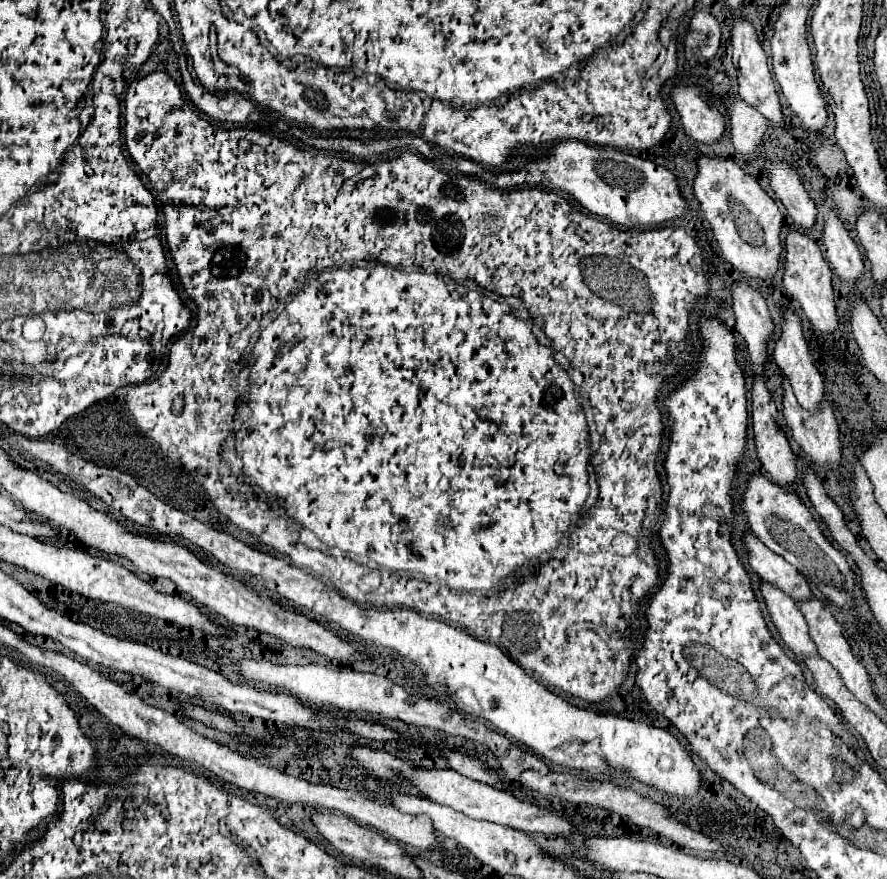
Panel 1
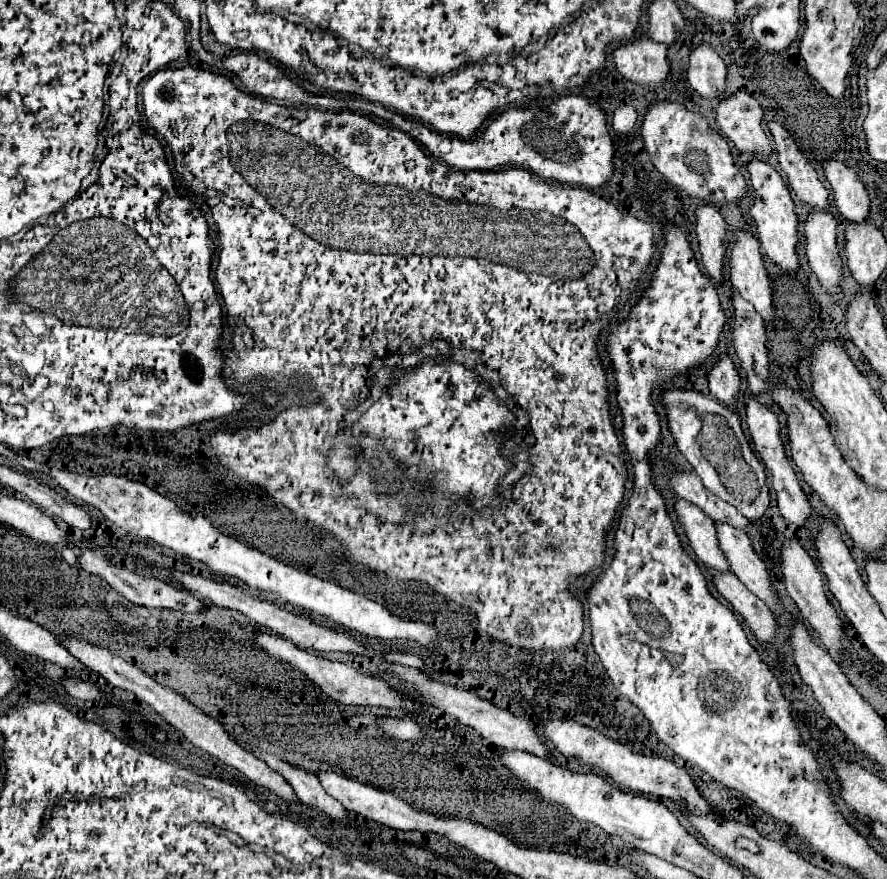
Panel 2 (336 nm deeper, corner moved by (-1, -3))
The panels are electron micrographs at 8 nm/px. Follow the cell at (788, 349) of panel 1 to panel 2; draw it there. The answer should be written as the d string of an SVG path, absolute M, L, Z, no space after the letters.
M734 230L734 242L728 254L728 262L732 286L744 300L752 302L752 306L764 320L772 320L772 284L762 262L758 238L746 230Z

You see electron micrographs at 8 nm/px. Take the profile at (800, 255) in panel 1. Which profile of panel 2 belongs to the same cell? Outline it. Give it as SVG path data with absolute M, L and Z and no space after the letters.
M752 160L748 164L750 172L750 192L752 192L752 204L750 204L750 214L756 222L756 232L762 244L762 250L786 272L792 272L798 268L798 254L796 254L796 244L798 244L798 218L794 212L794 202L790 198L790 192L780 178L780 174L764 160Z

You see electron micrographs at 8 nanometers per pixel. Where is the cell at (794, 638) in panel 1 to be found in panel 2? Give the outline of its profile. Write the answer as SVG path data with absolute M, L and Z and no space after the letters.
M674 498L674 512L678 516L680 526L688 536L688 544L694 554L708 566L716 570L728 570L728 562L718 548L718 538L714 530L714 520L708 518L698 506L690 504L688 500Z

